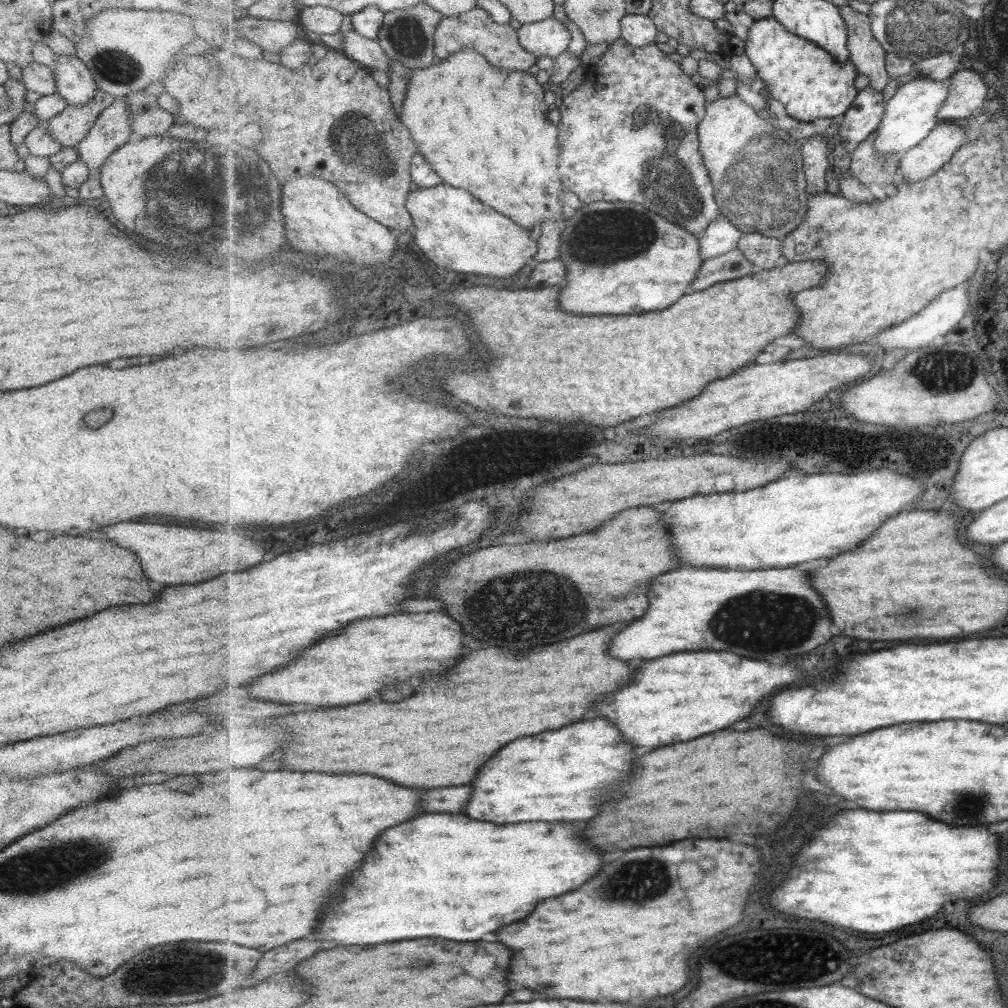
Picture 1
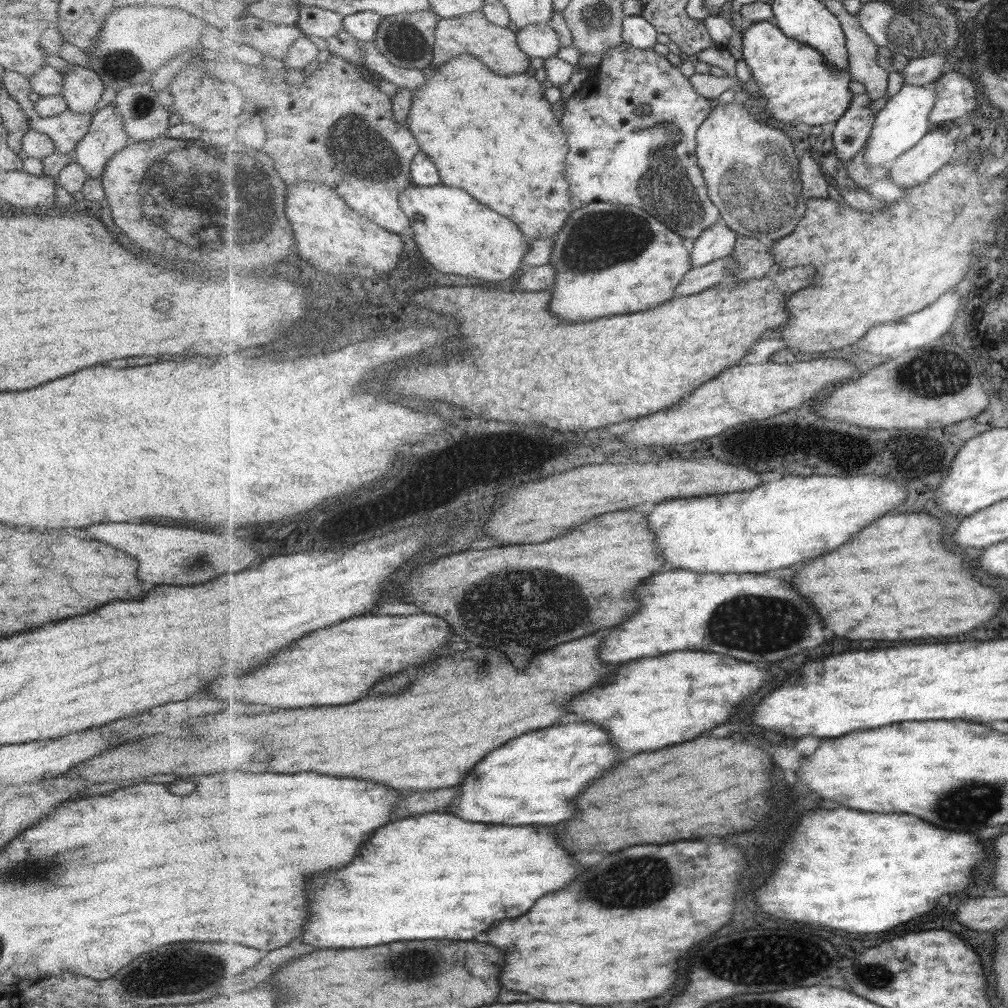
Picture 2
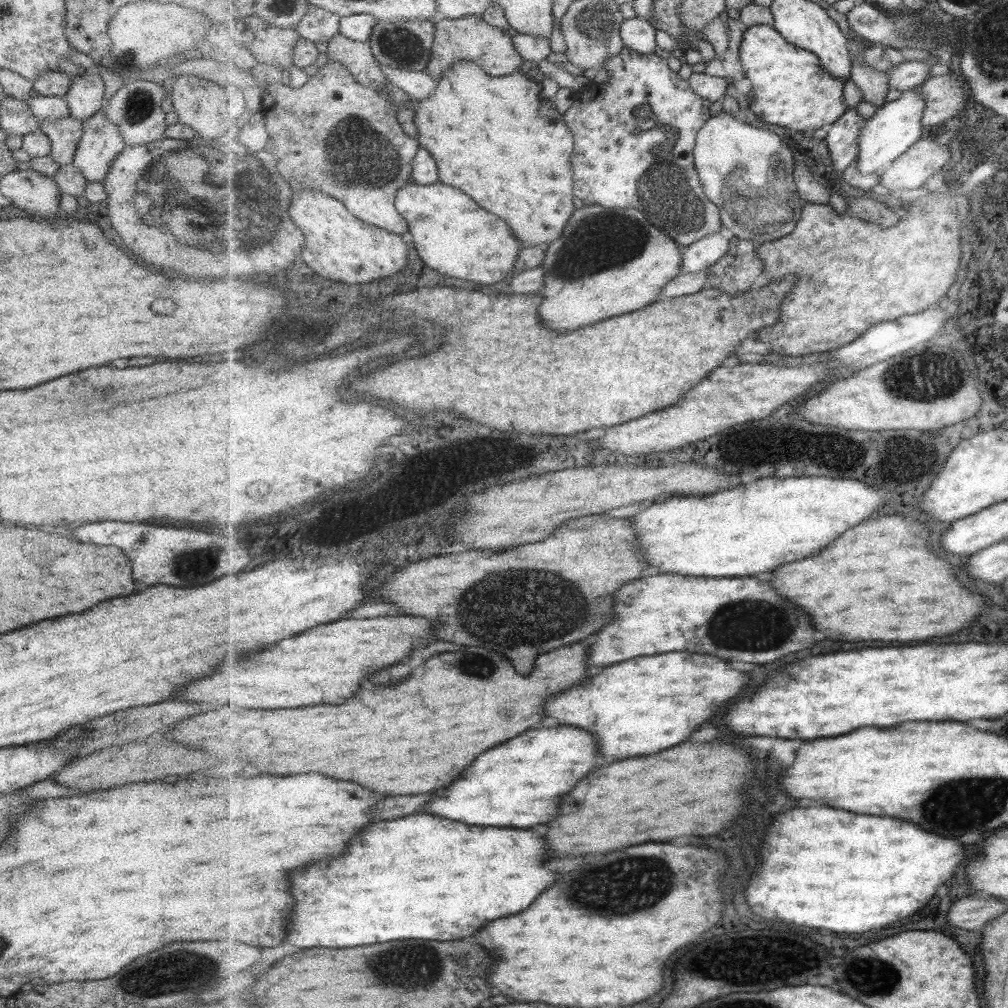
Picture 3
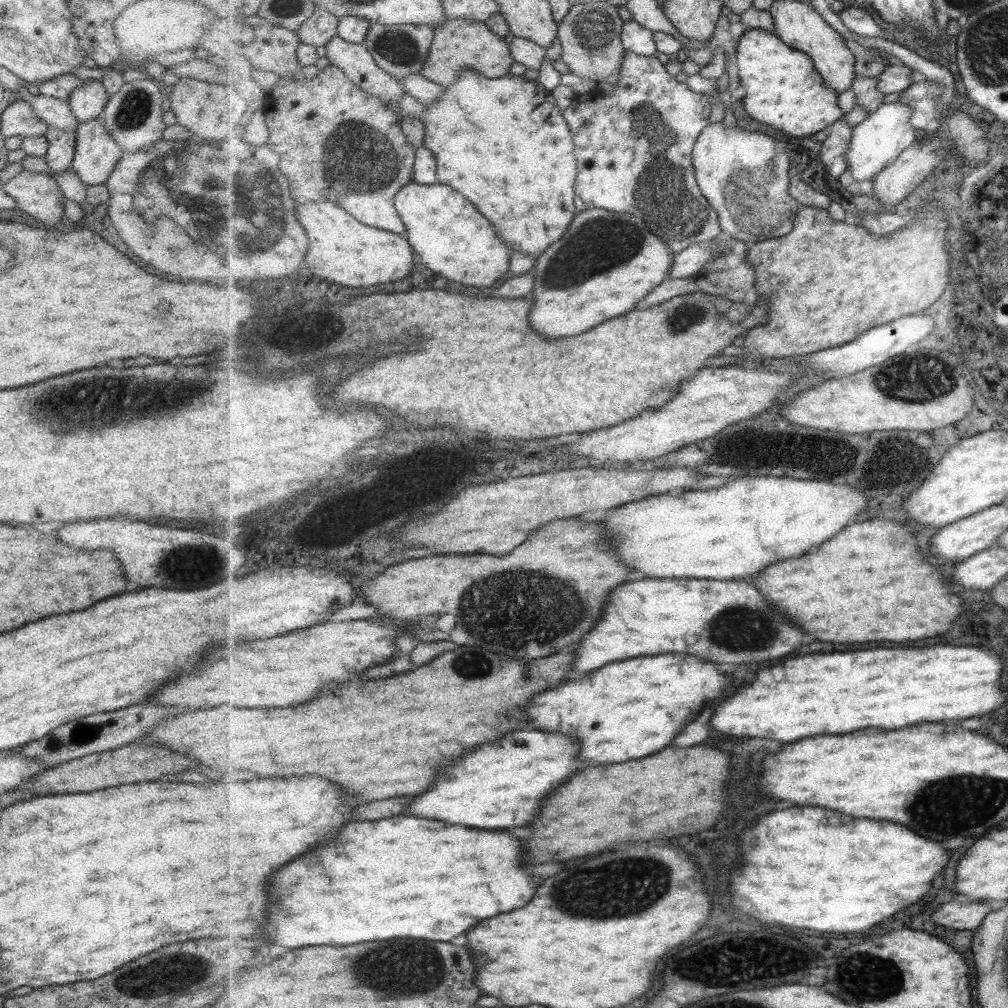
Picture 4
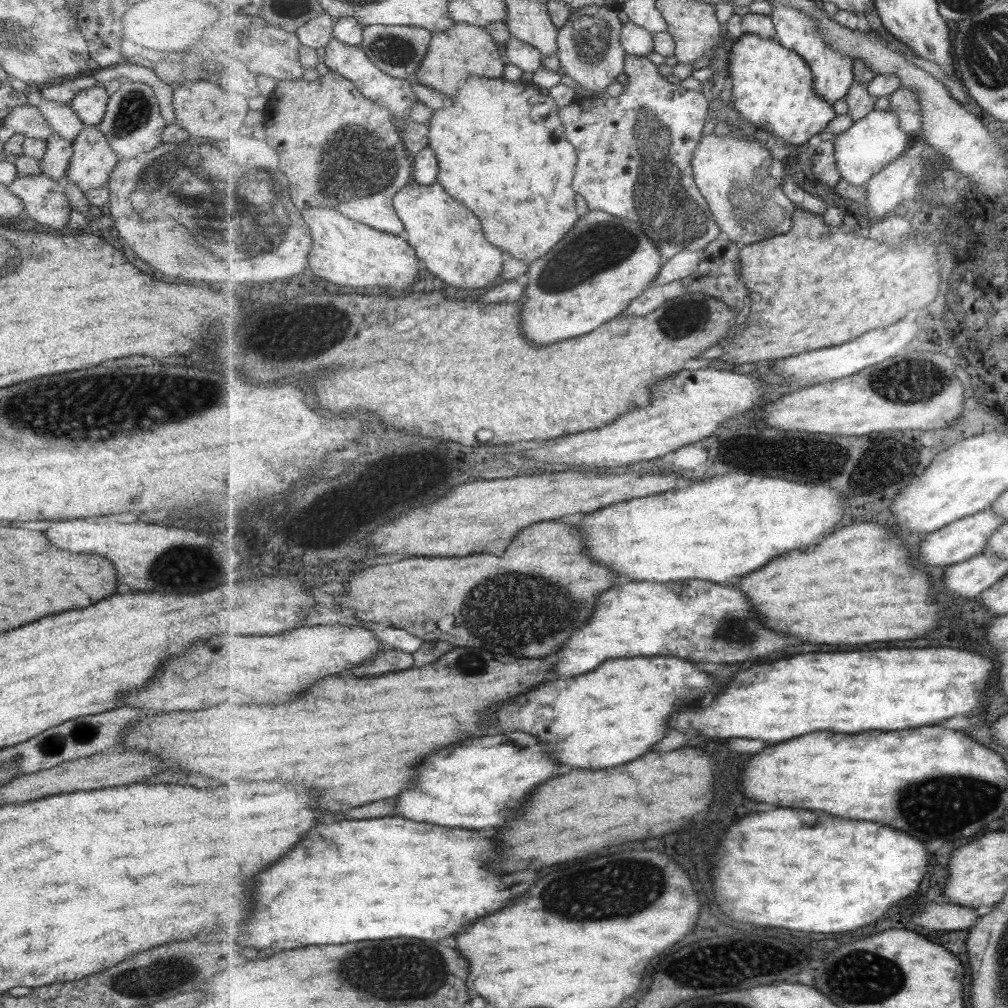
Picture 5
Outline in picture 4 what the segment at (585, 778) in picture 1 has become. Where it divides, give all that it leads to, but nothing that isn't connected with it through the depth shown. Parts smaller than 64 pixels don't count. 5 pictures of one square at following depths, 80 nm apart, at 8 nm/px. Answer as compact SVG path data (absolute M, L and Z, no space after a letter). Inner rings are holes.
M519 730L505 738L499 738L495 742L481 744L467 752L457 764L443 768L437 776L433 786L423 794L417 795L415 800L408 804L407 814L417 818L431 818L441 820L447 824L463 824L471 828L483 828L483 830L501 830L501 828L513 828L513 826L525 826L531 820L535 820L537 810L541 808L543 796L547 796L553 788L563 784L571 772L579 770L579 760L573 760L573 746L571 738L563 734L549 734L549 732L537 732L537 730Z

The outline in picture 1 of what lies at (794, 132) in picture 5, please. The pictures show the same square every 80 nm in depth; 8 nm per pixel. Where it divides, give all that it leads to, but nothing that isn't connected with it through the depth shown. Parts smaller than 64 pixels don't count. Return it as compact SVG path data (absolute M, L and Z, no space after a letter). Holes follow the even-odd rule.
M774 16L771 18L754 21L748 29L746 50L747 56L753 61L758 76L765 82L766 88L772 98L779 101L786 109L787 115L804 123L815 122L815 120L831 119L838 120L856 103L860 91L855 88L855 78L859 75L856 65L852 60L847 62L837 60L831 52L821 48L812 40L797 36L789 32L784 24L781 24Z

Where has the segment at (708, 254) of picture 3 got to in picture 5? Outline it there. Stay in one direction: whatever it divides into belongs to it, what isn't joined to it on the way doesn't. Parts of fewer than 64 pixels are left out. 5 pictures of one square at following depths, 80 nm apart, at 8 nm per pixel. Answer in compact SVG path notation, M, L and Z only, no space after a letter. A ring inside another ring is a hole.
M684 251L673 258L663 258L660 274L657 275L656 282L653 282L651 286L656 284L665 286L673 281L687 280L688 276L699 266L701 253Z

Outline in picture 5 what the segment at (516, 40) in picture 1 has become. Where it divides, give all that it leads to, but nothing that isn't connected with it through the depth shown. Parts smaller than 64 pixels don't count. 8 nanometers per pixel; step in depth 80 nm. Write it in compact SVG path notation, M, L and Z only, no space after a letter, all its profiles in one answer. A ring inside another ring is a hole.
M457 22L447 32L434 32L427 56L423 59L413 81L453 98L460 93L460 87L471 76L501 78L507 59L505 52L501 52L496 44L492 33L486 28L467 22Z

